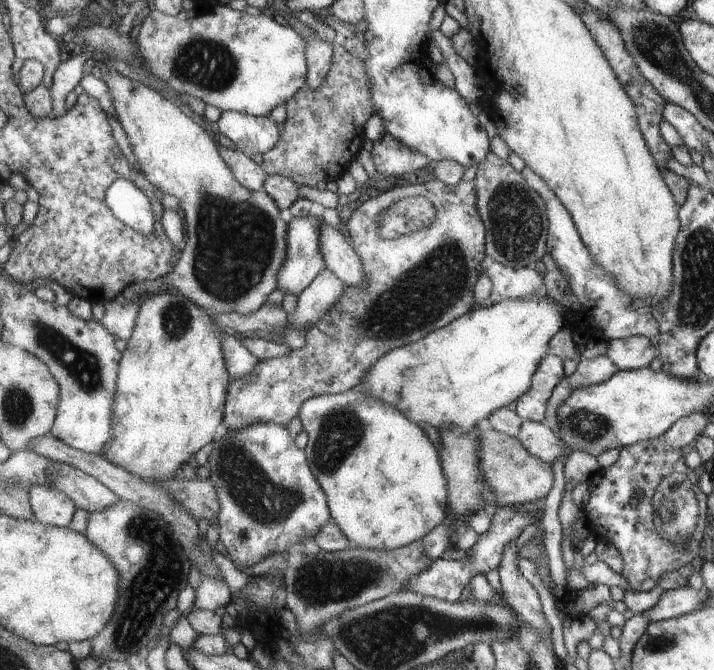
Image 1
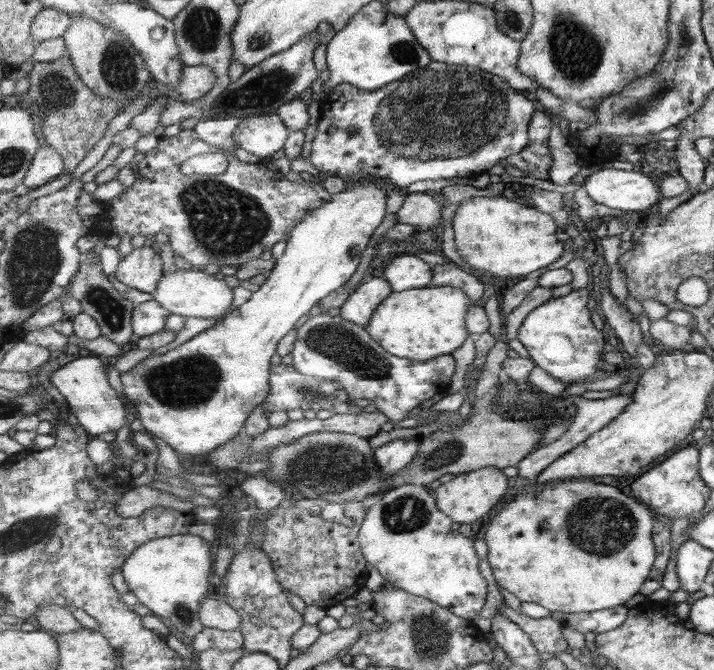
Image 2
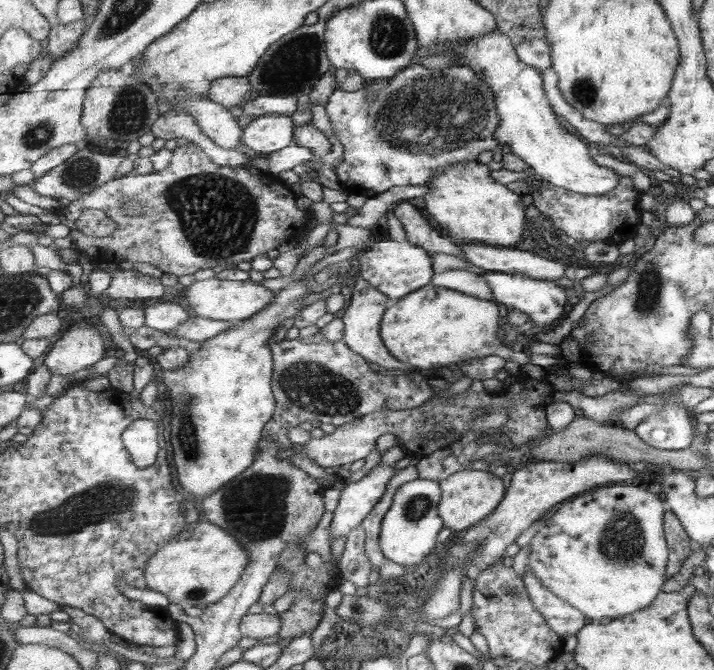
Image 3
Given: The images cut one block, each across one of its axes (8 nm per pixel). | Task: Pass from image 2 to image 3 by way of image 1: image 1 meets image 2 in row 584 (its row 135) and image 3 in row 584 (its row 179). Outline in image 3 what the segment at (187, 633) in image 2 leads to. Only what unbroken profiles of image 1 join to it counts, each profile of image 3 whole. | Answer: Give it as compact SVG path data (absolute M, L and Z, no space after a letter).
M207 520L195 521L155 553L145 568L144 576L149 589L167 594L171 603L203 610L225 598L239 584L250 563L248 555L239 538L229 534L225 528Z

